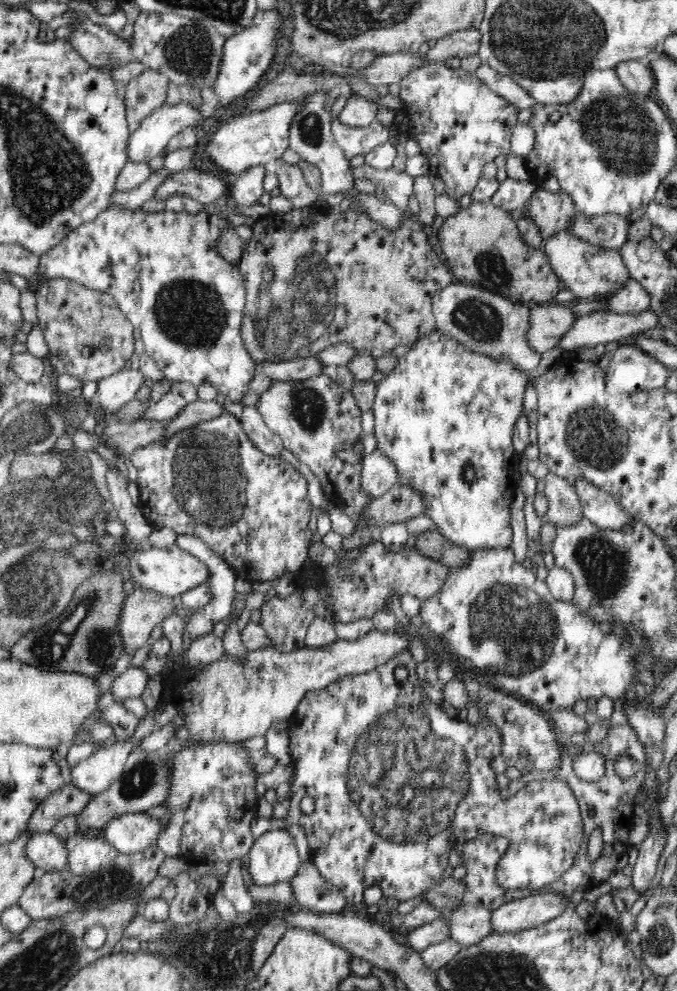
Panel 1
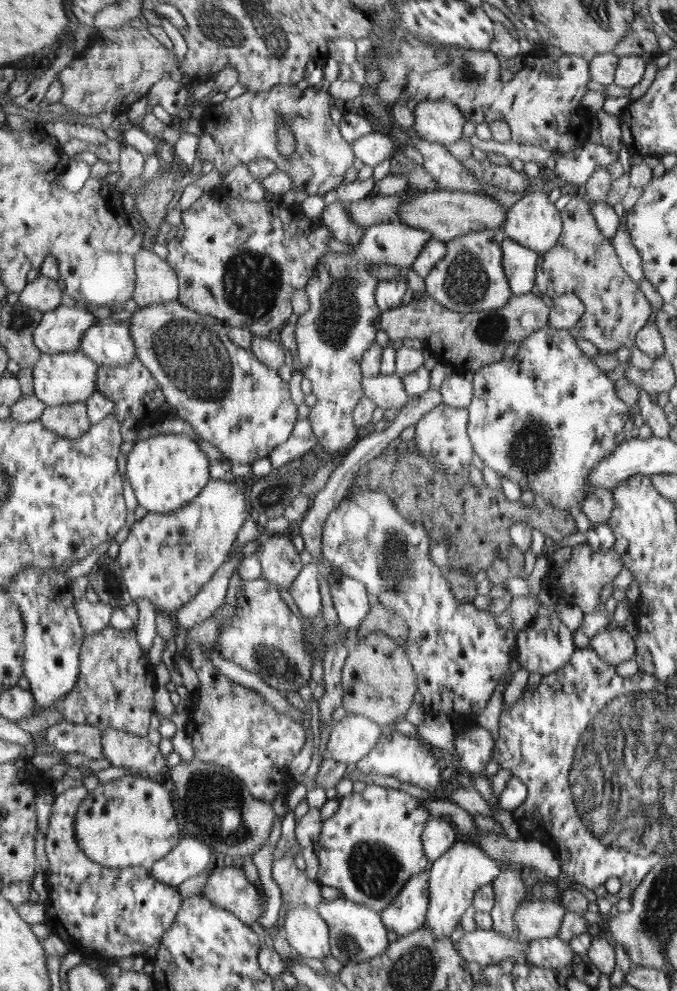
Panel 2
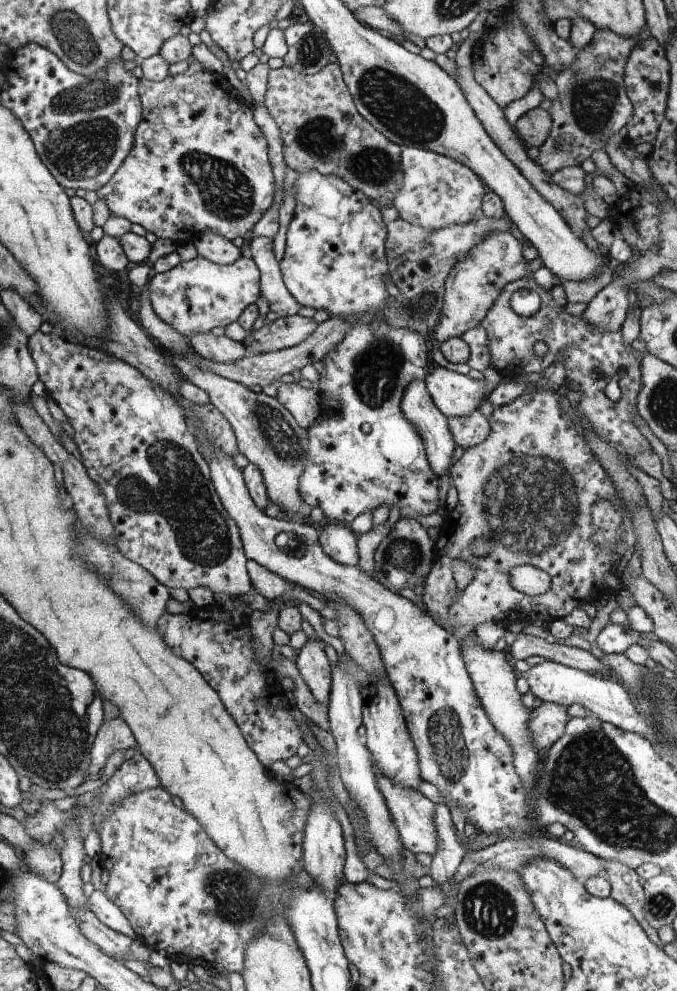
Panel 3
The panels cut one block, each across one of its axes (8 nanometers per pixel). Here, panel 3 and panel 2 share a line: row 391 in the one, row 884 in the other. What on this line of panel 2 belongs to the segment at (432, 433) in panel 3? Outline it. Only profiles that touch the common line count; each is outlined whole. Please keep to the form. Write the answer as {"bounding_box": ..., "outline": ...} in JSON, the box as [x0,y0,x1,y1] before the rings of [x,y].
{"bounding_box":[382,873,428,937],"outline":[[[421,873],[412,877],[394,902],[382,912],[384,926],[397,937],[408,937],[426,923],[428,904],[427,873]]]}

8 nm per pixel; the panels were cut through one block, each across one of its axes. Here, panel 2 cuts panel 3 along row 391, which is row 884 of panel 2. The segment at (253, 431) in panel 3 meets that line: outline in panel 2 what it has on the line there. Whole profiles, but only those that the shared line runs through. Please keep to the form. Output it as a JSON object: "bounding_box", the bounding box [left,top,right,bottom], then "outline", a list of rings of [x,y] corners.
{"bounding_box":[201,866,267,924],"outline":[[[233,866],[217,868],[211,873],[208,876],[208,880],[206,880],[206,884],[204,884],[204,888],[202,888],[201,894],[211,904],[235,915],[244,924],[252,924],[258,921],[262,913],[266,910],[267,897],[265,893],[264,897],[261,897],[256,888],[247,880],[244,871]]]}

